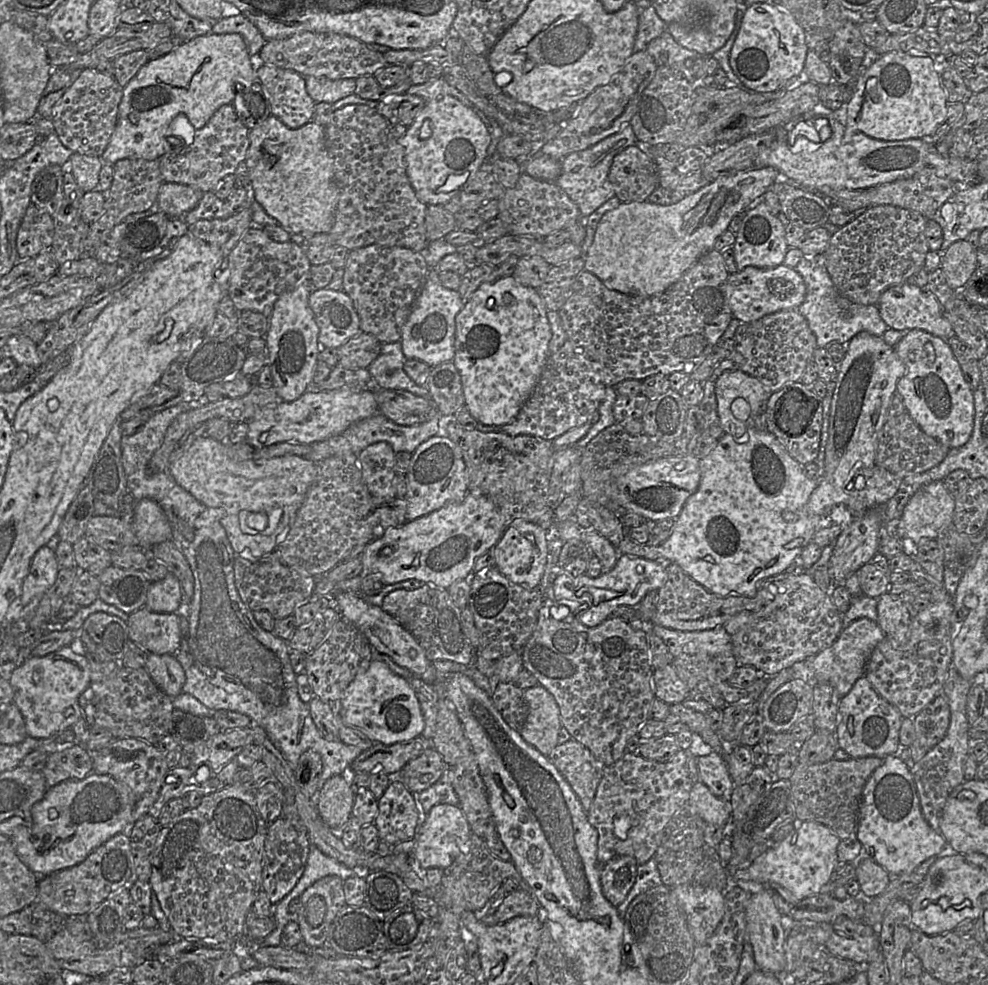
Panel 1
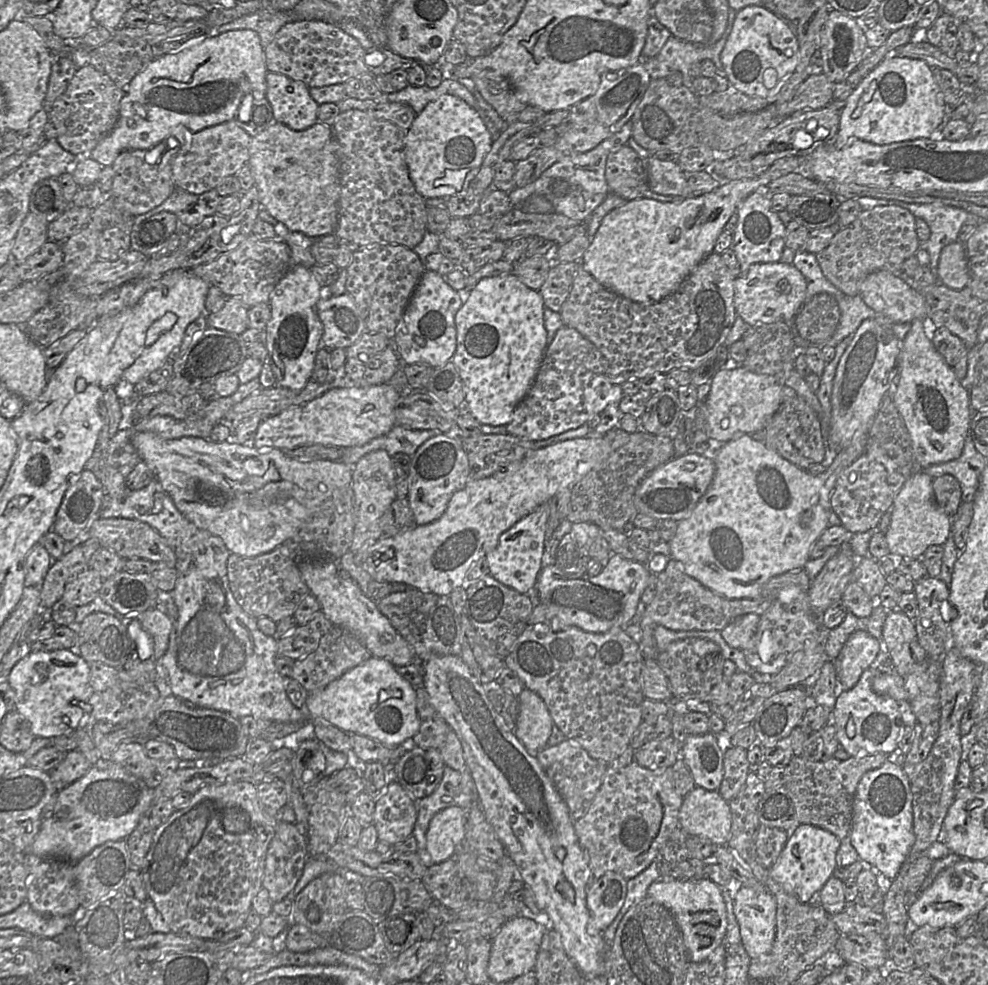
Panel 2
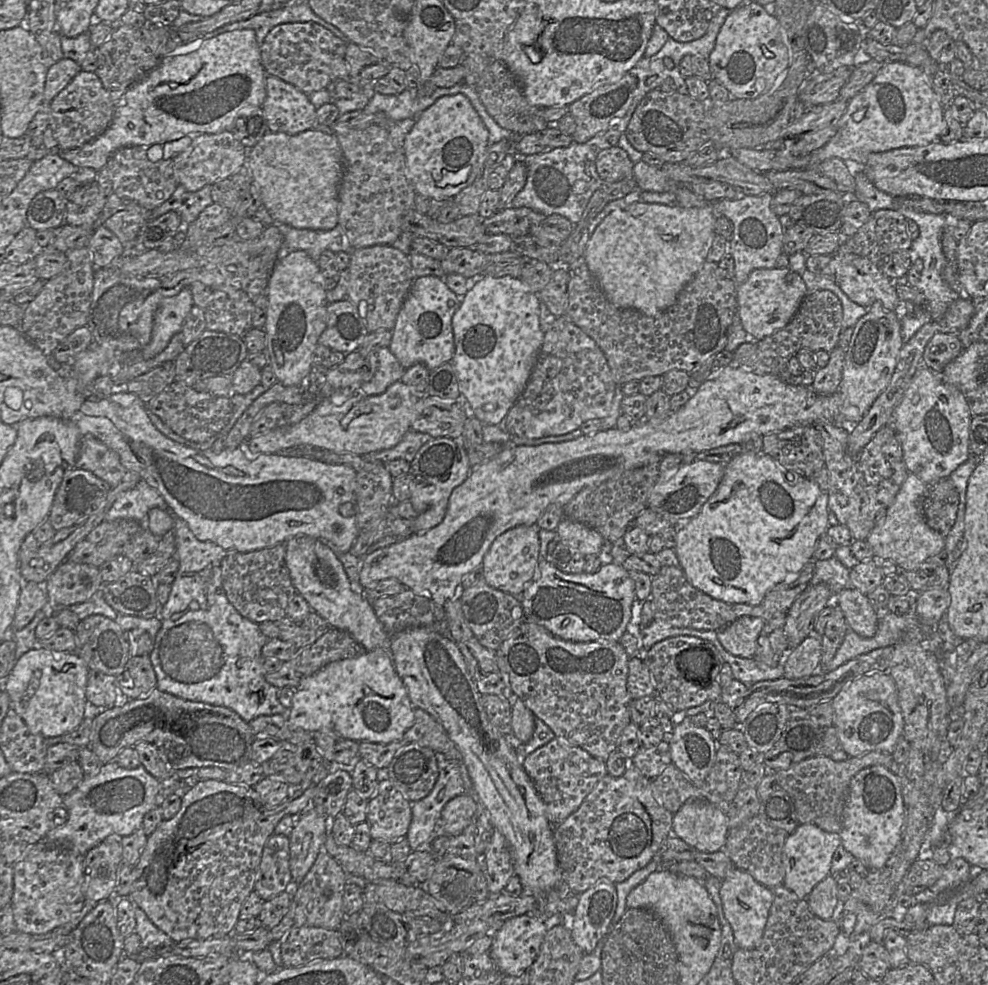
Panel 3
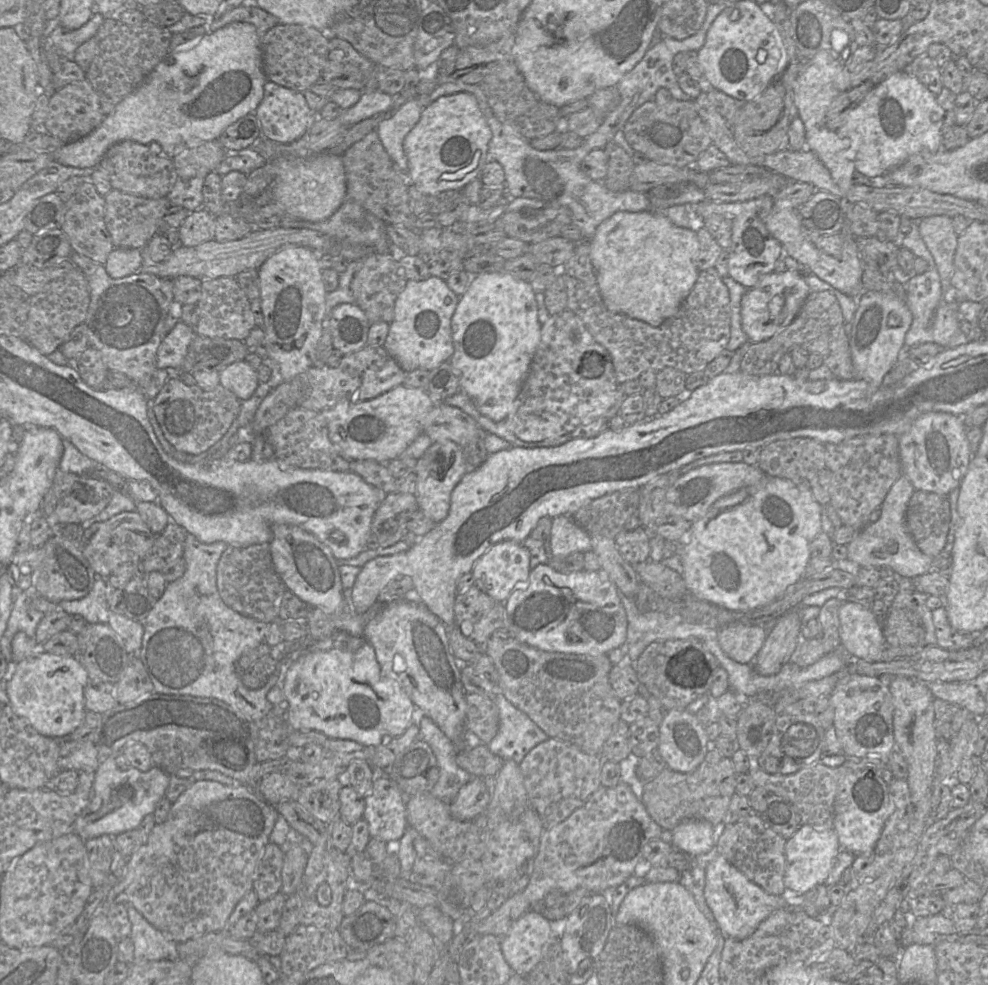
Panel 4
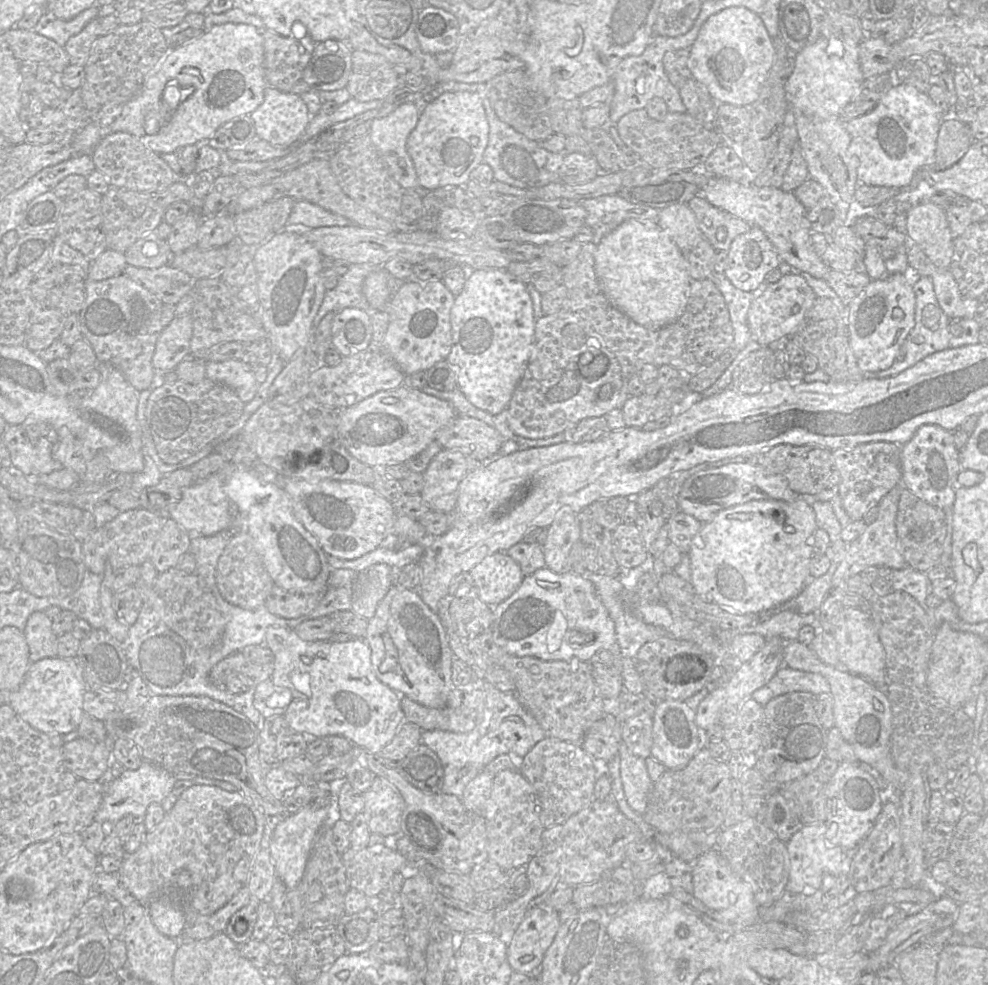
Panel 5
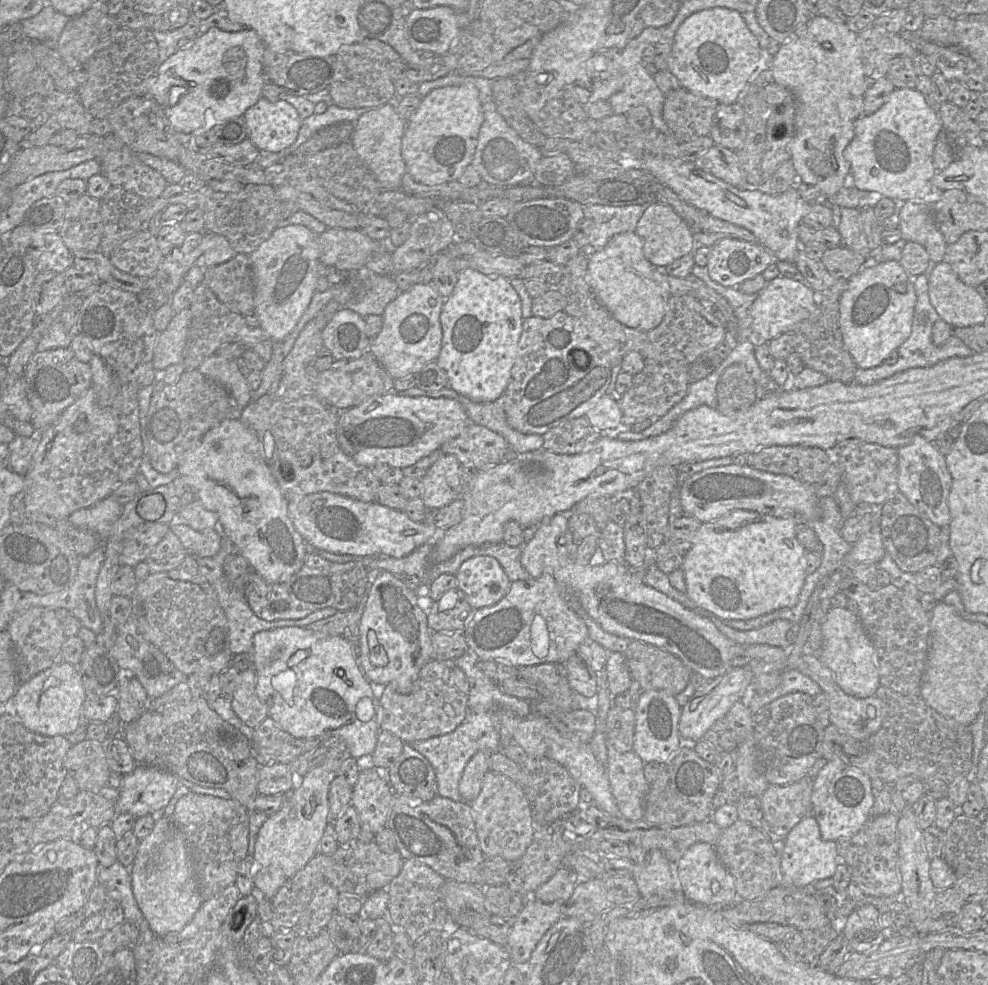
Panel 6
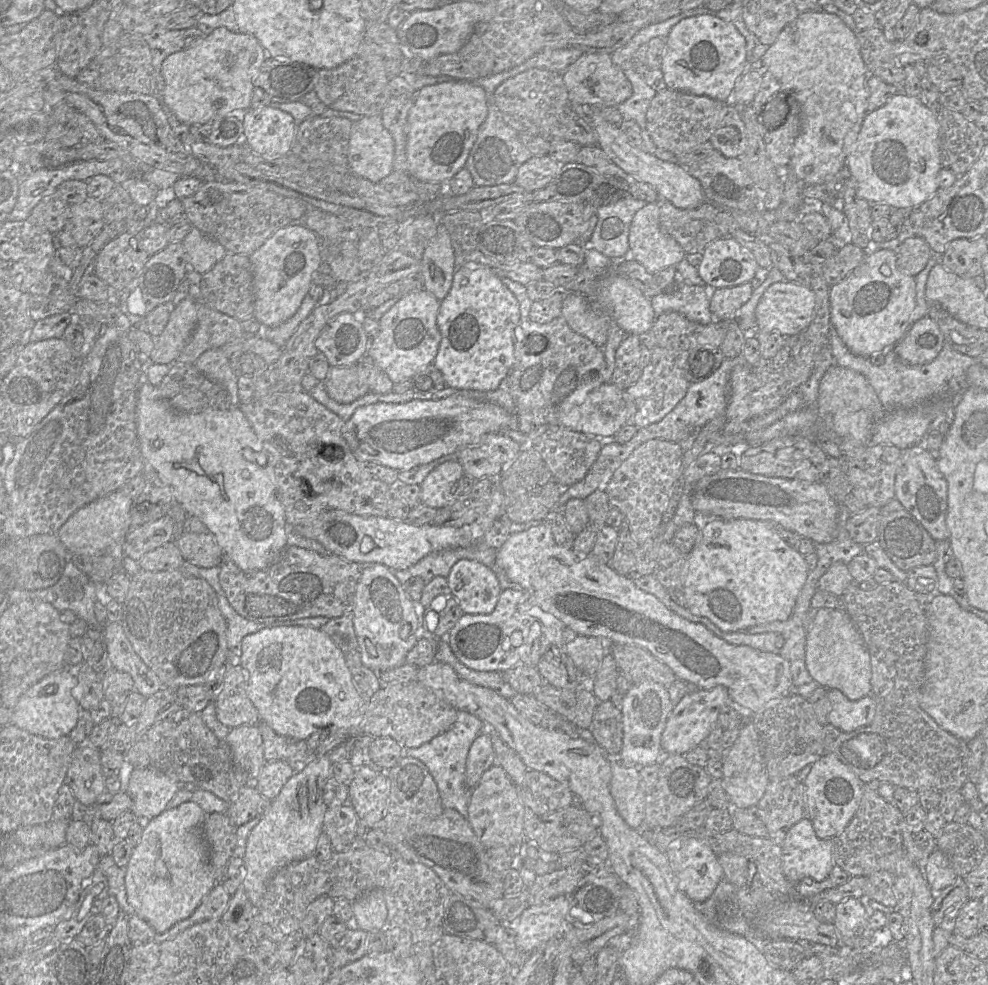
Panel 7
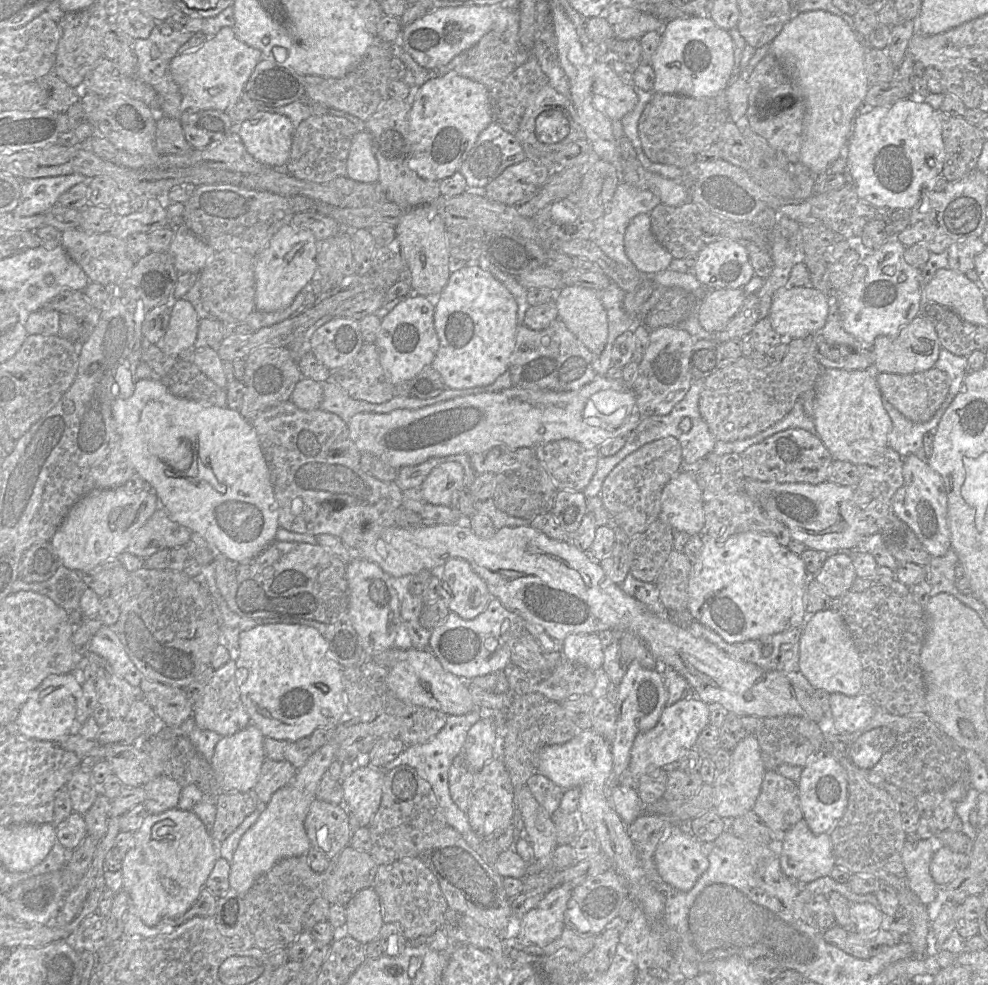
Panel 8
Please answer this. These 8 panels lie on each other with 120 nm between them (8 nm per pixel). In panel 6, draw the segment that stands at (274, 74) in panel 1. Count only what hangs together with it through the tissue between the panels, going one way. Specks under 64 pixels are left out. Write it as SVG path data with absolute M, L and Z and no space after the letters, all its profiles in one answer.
M263 97L242 116L247 127L247 139L262 153L278 153L294 143L301 125L296 109L284 100L271 102Z

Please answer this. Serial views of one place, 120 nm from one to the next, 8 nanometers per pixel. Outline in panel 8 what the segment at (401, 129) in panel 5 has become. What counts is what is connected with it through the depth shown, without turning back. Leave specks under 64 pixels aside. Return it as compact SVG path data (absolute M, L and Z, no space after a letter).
M358 130L352 140L347 158L346 176L364 183L378 181L378 162L372 151L370 134L366 130Z

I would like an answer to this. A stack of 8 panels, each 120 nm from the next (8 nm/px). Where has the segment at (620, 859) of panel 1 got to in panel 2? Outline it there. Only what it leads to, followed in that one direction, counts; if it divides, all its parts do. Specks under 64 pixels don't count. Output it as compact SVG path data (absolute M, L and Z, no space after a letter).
M608 871L589 885L586 891L589 934L602 933L615 919L625 901L627 881L621 874Z

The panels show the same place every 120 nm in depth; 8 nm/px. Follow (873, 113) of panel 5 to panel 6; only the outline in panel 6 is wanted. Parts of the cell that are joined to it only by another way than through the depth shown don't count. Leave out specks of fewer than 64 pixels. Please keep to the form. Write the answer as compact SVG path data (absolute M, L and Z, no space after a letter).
M895 88L885 103L872 114L863 114L854 123L854 137L843 151L850 164L854 187L878 192L890 199L921 201L928 205L937 202L943 191L932 184L936 173L933 165L933 149L942 125L938 113L925 102L915 88Z

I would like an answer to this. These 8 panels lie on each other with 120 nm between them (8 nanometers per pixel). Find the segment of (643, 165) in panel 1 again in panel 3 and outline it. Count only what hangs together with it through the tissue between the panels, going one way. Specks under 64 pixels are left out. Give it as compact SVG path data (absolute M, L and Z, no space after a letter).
M620 147L602 150L596 157L596 170L603 182L618 182L634 179L634 163Z

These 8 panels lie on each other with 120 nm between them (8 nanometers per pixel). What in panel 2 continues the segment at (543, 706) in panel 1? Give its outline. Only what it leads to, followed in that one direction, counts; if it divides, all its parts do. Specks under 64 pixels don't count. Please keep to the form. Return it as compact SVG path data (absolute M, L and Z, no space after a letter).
M524 688L518 696L519 712L514 734L531 755L547 746L553 720L543 701L535 692Z

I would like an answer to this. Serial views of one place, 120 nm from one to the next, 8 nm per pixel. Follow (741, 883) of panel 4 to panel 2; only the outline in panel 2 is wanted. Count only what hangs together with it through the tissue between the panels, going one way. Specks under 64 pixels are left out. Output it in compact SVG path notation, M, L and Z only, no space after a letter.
M746 886L738 890L733 900L733 912L740 928L742 943L751 959L771 951L776 934L776 911L776 899L769 891L758 892Z

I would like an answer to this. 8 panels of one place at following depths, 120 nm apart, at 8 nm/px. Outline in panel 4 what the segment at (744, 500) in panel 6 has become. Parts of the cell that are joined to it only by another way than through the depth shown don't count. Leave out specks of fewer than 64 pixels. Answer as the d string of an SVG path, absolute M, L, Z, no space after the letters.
M714 463L689 471L676 479L666 493L666 516L678 516L689 522L695 522L706 515L710 507L720 498L760 482L766 474L758 464Z

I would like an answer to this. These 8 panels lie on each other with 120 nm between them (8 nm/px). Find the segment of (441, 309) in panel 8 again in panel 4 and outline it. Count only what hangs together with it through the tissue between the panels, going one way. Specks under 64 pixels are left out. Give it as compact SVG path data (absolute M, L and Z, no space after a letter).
M503 270L472 275L471 282L452 316L454 353L449 360L459 376L460 391L475 404L478 411L493 421L506 419L530 371L531 363L541 340L536 292L530 282L514 277Z

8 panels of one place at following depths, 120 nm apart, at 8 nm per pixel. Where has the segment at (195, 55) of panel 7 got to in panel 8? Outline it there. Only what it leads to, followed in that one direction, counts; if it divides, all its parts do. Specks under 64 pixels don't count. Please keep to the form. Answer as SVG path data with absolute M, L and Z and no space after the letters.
M224 27L199 48L184 54L177 54L170 62L170 72L179 87L185 110L219 110L224 112L241 100L245 84L261 59L260 50L241 41L232 27Z

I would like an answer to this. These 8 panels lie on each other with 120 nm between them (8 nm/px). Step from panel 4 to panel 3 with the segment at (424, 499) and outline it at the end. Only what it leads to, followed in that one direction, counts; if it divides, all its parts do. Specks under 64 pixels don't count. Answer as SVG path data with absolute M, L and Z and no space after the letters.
M439 437L425 443L410 462L410 503L417 512L415 531L425 532L442 522L452 491L461 485L470 473L468 453L459 438Z

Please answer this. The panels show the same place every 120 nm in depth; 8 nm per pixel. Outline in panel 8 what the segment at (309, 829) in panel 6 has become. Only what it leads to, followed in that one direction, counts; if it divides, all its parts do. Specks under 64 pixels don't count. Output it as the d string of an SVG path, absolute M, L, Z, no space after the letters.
M330 740L325 745L318 748L306 761L297 769L296 774L288 784L277 790L262 811L256 822L241 836L233 858L230 862L229 885L230 889L244 895L255 883L255 881L265 872L270 870L275 863L283 858L306 855L311 844L304 829L304 819L307 815L309 806L316 798L317 786L327 772L330 764L337 758L339 743Z

